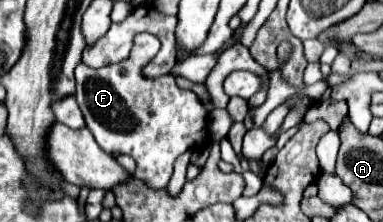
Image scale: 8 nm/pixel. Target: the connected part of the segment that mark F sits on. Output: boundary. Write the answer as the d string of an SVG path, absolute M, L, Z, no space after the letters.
M139 33L127 61L101 69L91 69L85 63L75 67L77 103L95 141L107 153L131 155L139 165L139 175L133 177L147 183L151 189L167 187L175 159L185 151L205 147L209 141L209 111L199 97L189 89L177 87L171 75L157 79L143 75L141 69L157 51L159 39L151 33Z

